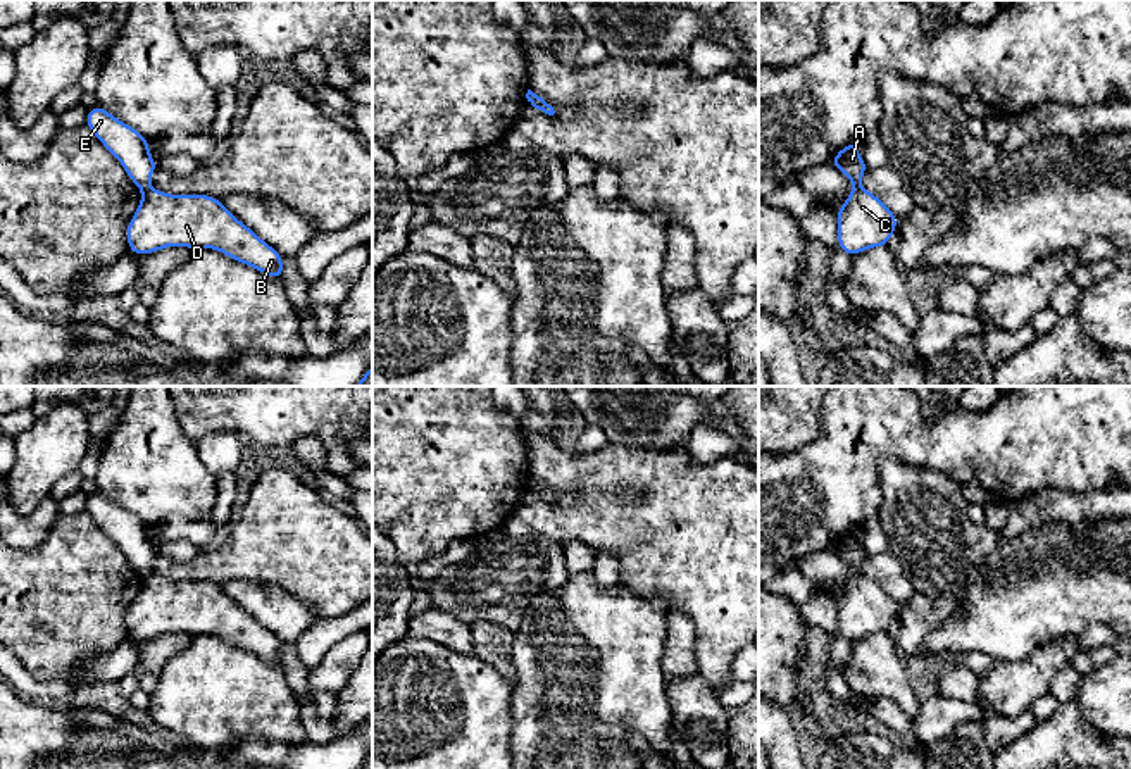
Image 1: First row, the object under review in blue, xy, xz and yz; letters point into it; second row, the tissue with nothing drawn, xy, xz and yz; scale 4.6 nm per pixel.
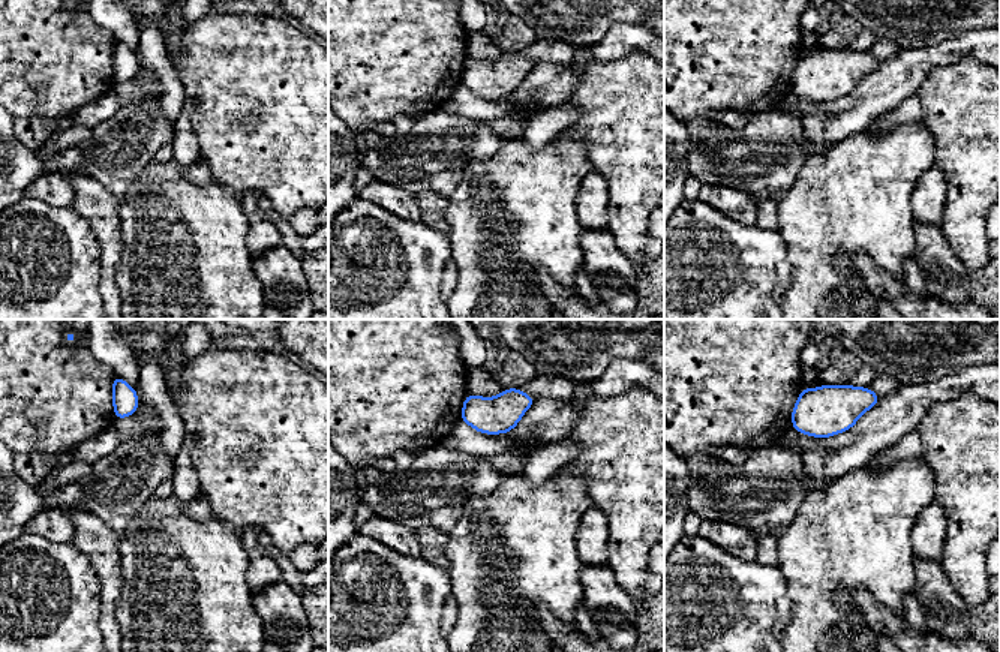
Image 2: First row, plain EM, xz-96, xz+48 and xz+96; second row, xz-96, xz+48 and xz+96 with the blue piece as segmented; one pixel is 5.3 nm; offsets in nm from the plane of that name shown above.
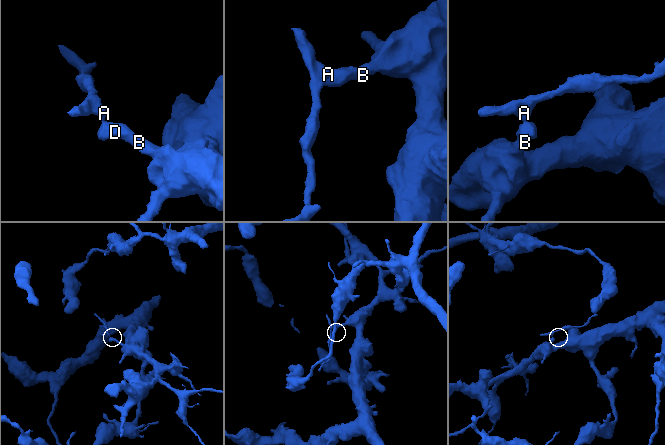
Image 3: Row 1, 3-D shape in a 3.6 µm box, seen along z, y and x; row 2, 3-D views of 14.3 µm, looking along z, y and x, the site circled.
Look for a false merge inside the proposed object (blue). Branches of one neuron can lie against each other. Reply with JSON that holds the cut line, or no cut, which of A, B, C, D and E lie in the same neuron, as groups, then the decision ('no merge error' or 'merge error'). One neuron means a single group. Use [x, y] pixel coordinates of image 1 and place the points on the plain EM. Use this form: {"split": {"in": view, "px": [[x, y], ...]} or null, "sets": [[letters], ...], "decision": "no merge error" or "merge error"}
{"split": {"in": "yz", "px": [[861, 573], [854, 575]]}, "sets": [["A", "E"], ["B", "C", "D"]], "decision": "merge error"}

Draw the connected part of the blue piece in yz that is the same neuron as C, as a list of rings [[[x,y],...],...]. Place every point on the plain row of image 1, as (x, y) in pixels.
[[[853,574],[836,597],[838,633],[852,641],[874,633],[886,633],[897,617],[897,602],[874,579]]]

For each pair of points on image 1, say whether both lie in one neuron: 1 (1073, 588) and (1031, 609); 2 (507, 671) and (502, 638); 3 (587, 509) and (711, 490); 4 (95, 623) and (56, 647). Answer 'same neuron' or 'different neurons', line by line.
1: same neuron
2: same neuron
3: same neuron
4: same neuron

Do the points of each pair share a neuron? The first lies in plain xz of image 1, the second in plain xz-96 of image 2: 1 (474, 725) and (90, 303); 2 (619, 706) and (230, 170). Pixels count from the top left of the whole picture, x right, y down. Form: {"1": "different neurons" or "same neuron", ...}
{"1": "same neuron", "2": "different neurons"}

